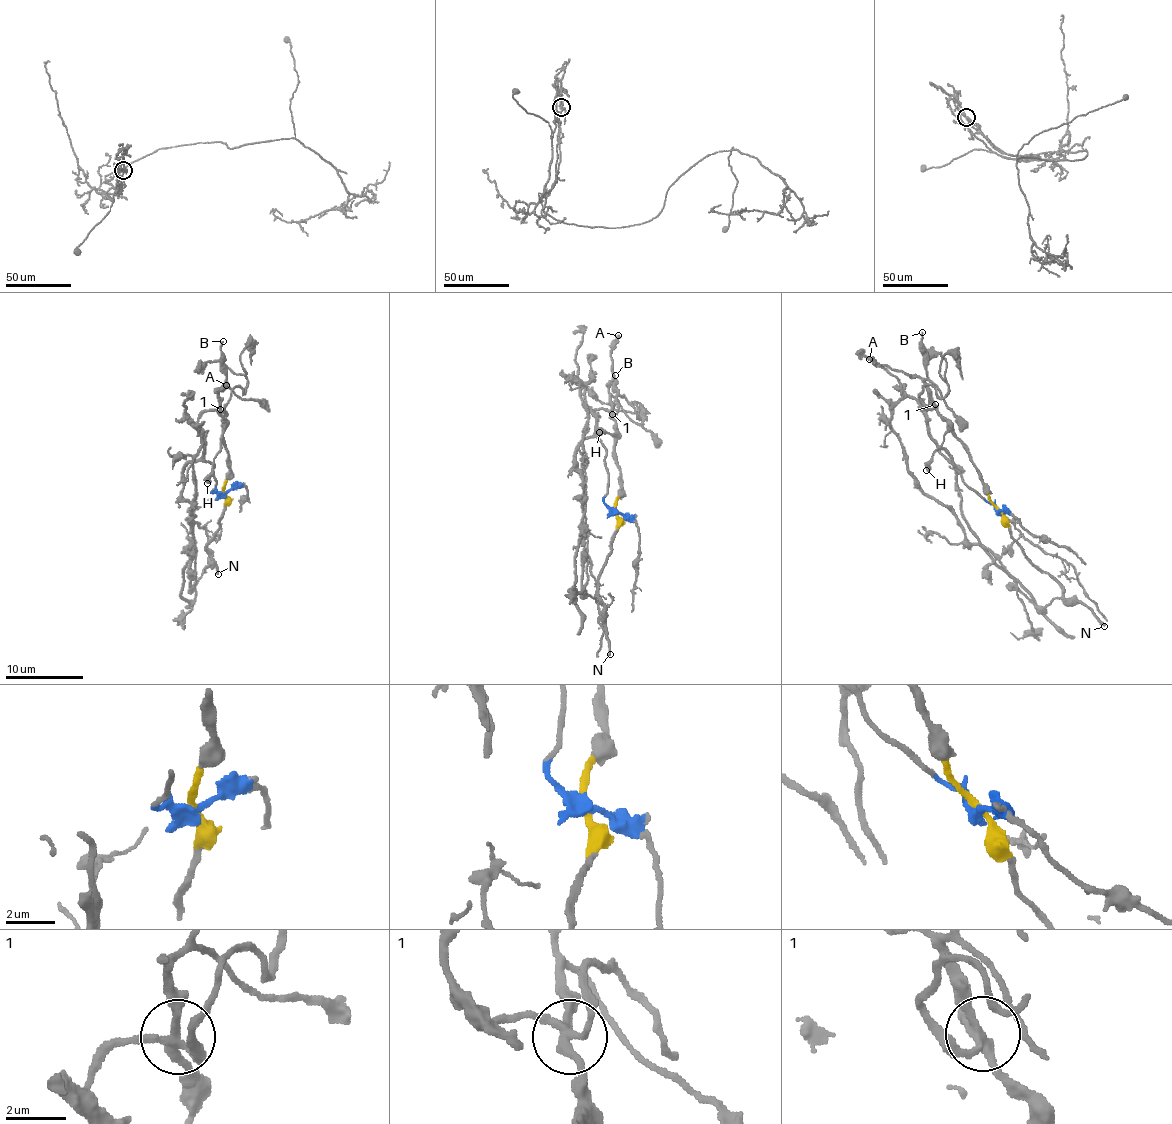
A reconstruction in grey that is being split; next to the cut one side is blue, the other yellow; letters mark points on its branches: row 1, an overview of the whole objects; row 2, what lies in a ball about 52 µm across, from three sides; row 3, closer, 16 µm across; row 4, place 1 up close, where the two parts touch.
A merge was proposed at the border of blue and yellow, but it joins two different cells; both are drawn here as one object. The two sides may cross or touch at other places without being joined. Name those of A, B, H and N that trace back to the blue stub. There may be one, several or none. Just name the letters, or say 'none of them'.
none of them

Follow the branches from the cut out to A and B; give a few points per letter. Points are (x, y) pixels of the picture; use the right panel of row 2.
A: (999, 509), (989, 499), (968, 447), (937, 409), (931, 391), (917, 377), (878, 365), (869, 358)
B: (999, 509), (989, 499), (968, 447), (935, 406), (925, 381), (921, 331)

